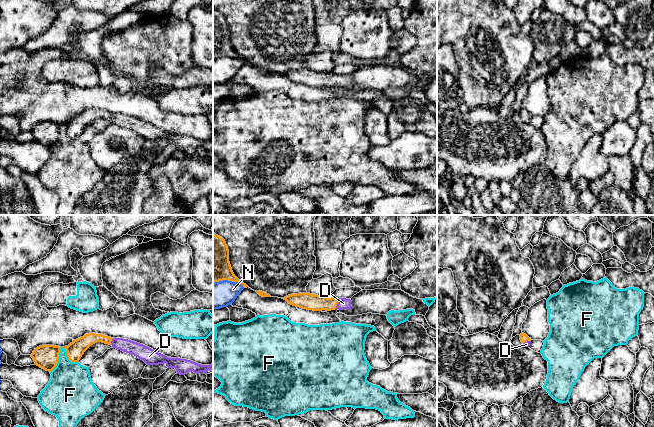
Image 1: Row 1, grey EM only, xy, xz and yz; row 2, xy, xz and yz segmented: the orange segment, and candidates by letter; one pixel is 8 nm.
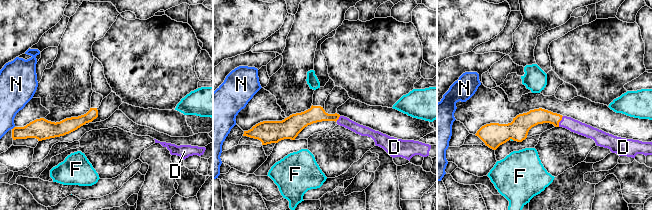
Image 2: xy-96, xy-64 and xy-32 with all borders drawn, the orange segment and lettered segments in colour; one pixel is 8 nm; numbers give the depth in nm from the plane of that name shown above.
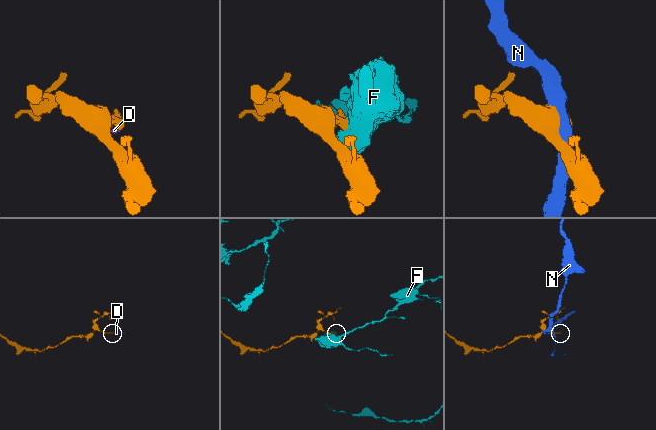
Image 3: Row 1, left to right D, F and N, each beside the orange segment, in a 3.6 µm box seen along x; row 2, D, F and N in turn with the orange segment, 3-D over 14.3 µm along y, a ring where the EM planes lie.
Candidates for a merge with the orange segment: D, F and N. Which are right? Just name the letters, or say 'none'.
D

